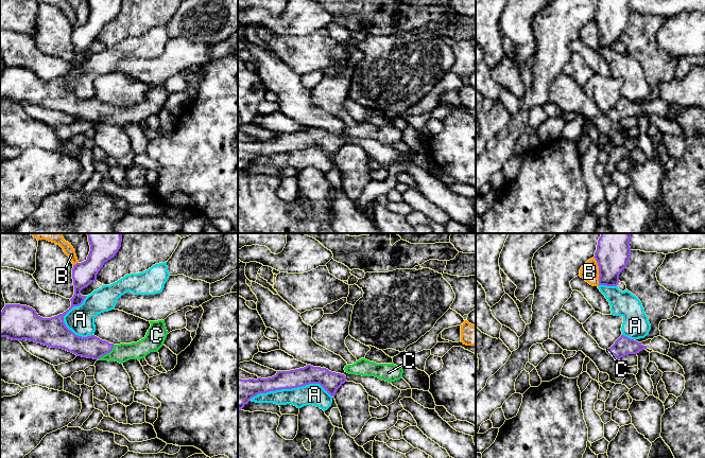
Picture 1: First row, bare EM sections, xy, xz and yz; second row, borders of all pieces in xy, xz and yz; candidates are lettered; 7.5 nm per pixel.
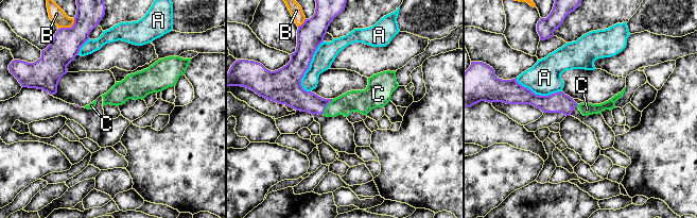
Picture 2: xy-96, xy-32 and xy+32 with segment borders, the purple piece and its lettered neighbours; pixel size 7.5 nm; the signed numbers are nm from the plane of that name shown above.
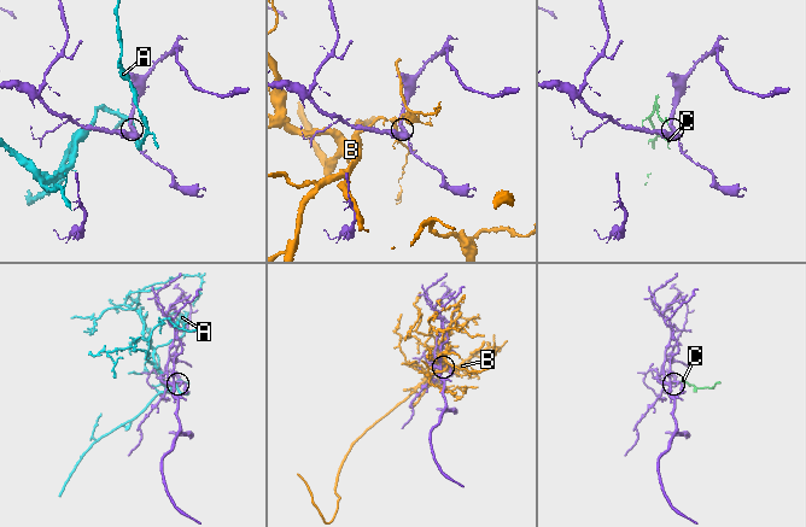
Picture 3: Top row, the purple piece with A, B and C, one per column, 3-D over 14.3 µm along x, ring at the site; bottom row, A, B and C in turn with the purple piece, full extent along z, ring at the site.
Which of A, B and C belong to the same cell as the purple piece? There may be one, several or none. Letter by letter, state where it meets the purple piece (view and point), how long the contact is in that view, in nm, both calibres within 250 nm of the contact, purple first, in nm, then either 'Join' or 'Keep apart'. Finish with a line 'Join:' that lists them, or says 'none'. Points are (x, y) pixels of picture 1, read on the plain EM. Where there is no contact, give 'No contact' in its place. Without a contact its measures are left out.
A: Touches purple at xz (290, 151). Shared border 650 nm. Thickness 140 nm (purple) against 160 nm. Keep apart
B: Touches purple at yz (599, 33). Shared border 220 nm. Thickness 260 nm (purple) against 140 nm. Keep apart
C: Touches purple at xy (106, 116). Shared border 170 nm. Thickness 180 nm (purple) against 140 nm. Join
Join: C

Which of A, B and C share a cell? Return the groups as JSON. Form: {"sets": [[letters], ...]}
{"sets": [["A"], ["B"], ["C"]]}

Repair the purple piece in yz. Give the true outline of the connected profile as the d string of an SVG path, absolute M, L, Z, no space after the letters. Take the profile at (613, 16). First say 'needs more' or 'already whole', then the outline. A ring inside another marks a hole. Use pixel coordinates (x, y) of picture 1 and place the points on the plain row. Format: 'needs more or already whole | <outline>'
already whole | M599 0L595 21L599 29L599 48L617 49L620 35L631 20L631 0Z

